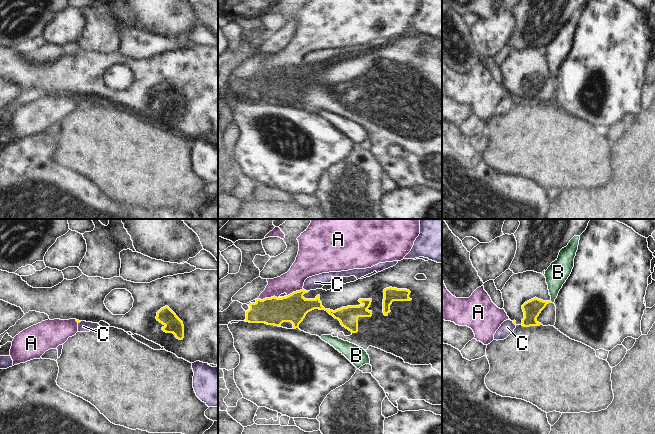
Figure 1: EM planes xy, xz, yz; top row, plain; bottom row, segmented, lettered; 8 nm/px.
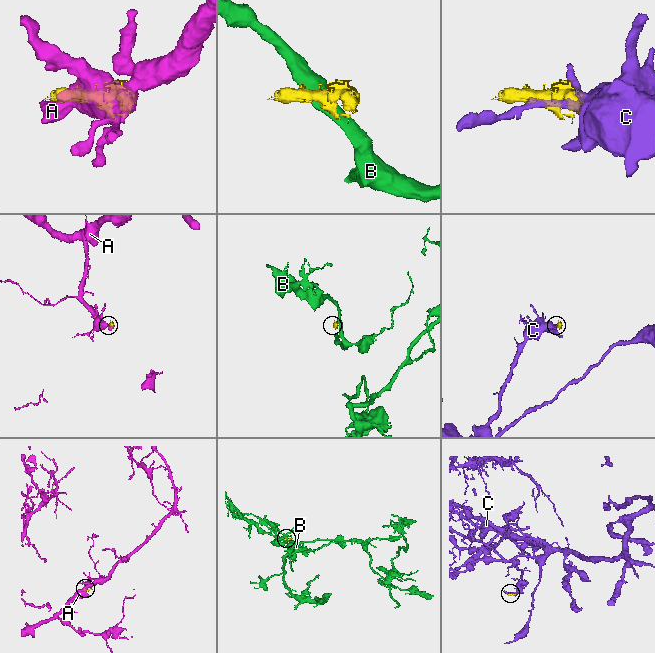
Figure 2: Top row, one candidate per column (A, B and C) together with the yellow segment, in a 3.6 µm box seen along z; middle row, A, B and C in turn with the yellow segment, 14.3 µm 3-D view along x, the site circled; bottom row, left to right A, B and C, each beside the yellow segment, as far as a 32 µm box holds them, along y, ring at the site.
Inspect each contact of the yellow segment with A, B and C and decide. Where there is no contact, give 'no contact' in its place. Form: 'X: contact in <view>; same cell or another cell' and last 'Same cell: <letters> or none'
A: contact in xz; another cell
B: no contact; another cell
C: contact in xz; another cell
Same cell: none

